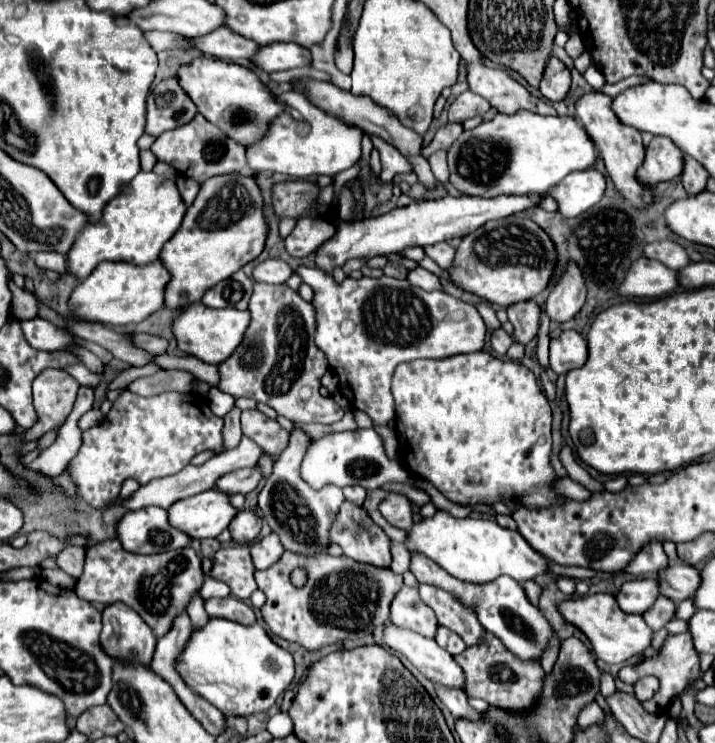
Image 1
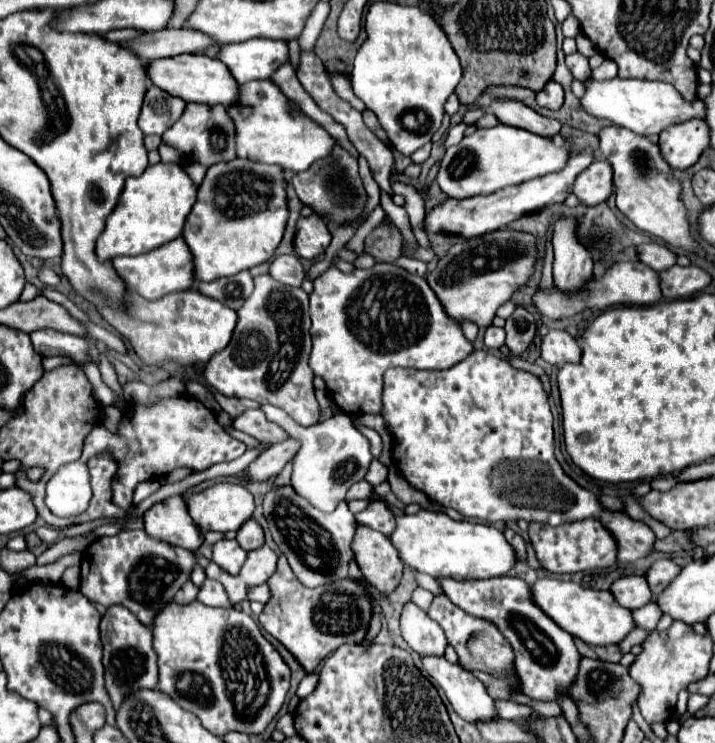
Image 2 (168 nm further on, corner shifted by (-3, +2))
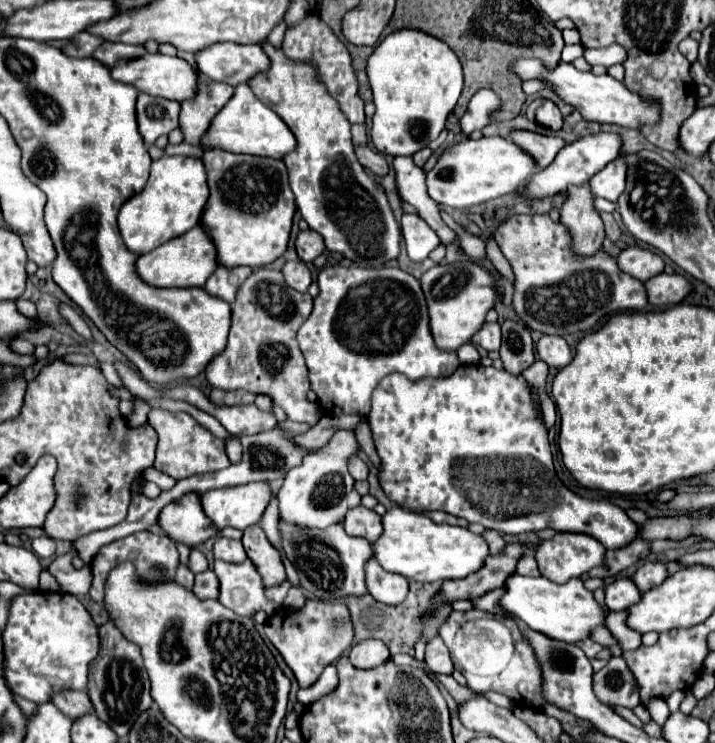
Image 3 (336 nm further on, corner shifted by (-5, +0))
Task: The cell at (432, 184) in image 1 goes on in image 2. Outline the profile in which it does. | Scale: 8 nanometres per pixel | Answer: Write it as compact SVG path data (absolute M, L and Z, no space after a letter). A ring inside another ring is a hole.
M374 2L366 14L366 32L368 40L362 44L354 60L352 90L366 104L366 108L378 116L378 122L388 134L392 148L404 156L410 156L430 142L432 134L440 128L444 118L444 102L462 78L460 60L452 50L446 34L434 22L434 16L420 12L420 8L414 6L410 8L392 2Z

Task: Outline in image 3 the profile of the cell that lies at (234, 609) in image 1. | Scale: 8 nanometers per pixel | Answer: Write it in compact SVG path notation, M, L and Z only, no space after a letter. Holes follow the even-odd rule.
M206 570L206 572L196 574L194 594L196 594L200 600L218 598L218 594L220 594L220 582L218 582L218 578L216 578L216 574L214 574L212 570Z

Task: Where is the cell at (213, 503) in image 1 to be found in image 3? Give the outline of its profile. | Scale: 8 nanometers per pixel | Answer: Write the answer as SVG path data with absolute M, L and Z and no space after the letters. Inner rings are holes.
M248 482L202 494L202 510L218 530L226 526L246 530L260 522L270 498L272 492L266 482Z

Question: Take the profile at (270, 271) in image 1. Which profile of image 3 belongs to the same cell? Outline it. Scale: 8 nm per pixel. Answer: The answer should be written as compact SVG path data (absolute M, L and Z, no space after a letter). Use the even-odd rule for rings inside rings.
M294 260L294 262L286 262L282 266L282 274L284 280L290 288L296 288L298 292L306 292L310 282L312 282L312 274L308 270L308 266L302 260Z

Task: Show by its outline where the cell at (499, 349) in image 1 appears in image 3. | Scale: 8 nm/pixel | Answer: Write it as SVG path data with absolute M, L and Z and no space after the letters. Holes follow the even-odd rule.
M486 322L474 336L472 342L476 346L482 346L486 350L498 350L500 348L500 324Z

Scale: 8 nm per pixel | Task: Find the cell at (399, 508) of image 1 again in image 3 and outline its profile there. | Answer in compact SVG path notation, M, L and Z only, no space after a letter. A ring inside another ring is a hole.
M356 506L356 508L348 510L344 528L352 536L364 536L370 544L374 544L384 532L382 516L378 516L374 510L364 508L364 506Z

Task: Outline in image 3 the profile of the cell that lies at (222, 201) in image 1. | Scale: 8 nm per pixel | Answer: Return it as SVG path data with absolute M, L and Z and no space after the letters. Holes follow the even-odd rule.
M220 148L206 150L202 162L206 166L210 188L210 198L202 212L202 226L216 246L218 266L260 268L272 264L286 252L296 212L284 162L230 154Z

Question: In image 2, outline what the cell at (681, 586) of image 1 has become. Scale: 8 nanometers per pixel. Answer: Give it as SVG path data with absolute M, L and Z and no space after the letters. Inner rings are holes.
M662 558L662 560L656 560L644 574L644 578L648 580L648 586L652 590L652 594L660 594L676 576L678 576L680 568L668 560L668 558Z

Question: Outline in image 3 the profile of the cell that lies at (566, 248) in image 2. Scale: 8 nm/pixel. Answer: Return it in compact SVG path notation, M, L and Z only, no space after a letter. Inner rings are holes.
M588 186L570 188L568 200L560 208L560 222L568 228L572 236L572 250L578 258L594 256L602 250L604 224L600 214L592 206L592 192Z

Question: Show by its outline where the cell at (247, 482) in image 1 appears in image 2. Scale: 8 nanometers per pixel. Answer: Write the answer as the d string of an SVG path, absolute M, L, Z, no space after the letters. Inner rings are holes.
M288 436L284 442L272 444L248 466L250 482L262 482L268 480L270 476L278 476L280 470L298 454L298 450L300 450L300 440L292 436Z

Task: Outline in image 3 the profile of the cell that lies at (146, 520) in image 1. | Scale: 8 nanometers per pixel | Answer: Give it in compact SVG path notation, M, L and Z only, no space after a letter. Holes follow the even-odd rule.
M182 496L170 506L164 506L158 516L158 526L170 536L174 542L186 544L188 548L196 548L208 538L216 536L218 530L206 520L202 506L198 504L200 496Z

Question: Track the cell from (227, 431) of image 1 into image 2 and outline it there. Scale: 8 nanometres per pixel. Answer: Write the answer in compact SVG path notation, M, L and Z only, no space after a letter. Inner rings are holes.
M214 392L214 398L216 398L216 402L220 404L220 408L222 408L224 412L228 412L230 418L240 416L246 408L258 408L258 406L260 406L258 402L252 402L252 400L248 400L248 398L228 398L228 396L220 396L218 392Z

